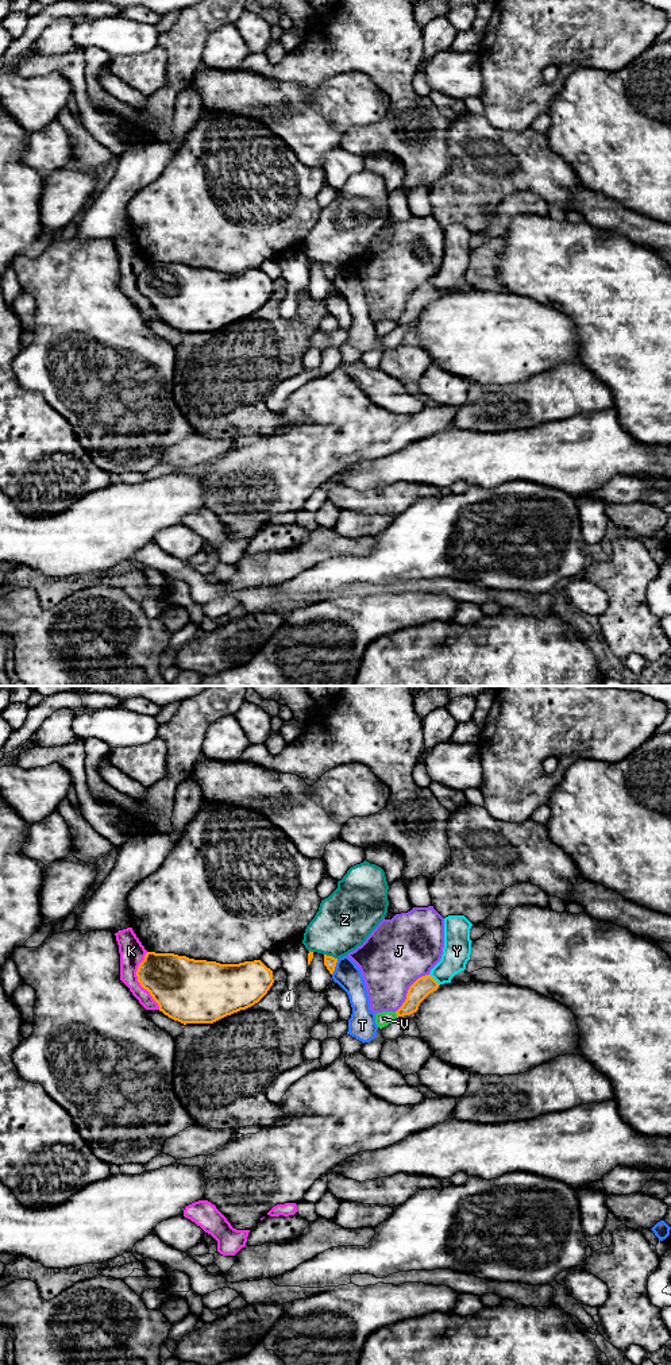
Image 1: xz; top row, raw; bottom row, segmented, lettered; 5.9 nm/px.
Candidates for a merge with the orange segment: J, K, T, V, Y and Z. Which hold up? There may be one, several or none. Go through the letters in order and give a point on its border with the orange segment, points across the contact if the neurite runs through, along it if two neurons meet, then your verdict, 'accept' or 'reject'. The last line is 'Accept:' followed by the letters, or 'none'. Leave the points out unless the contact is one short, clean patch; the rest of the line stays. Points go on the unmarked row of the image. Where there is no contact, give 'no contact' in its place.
J: xz (408, 299) | reject
K: xz (138, 289) | reject
T: xz (334, 276) | reject
V: xz (396, 322) | along xz (394, 320), (397, 326) | reject
Y: xz (434, 288) | along xz (430, 282), (439, 293) | reject
Z: xz (331, 265) | reject
Accept: none

